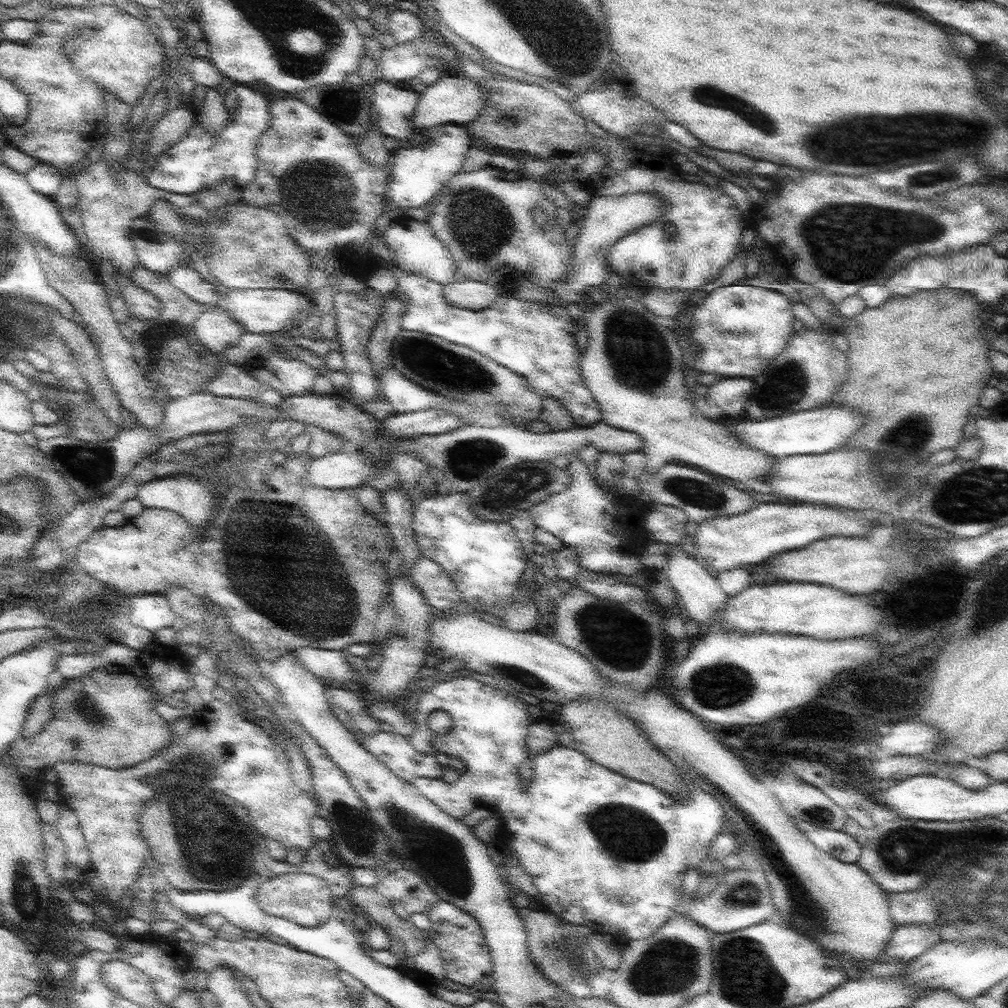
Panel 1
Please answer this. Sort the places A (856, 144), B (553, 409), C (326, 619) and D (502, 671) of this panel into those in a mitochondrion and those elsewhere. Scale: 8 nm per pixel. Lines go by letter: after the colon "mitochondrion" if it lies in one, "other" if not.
A: mitochondrion
B: other
C: mitochondrion
D: mitochondrion

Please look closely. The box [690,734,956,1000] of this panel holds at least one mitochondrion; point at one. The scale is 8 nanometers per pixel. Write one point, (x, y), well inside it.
(797, 894)

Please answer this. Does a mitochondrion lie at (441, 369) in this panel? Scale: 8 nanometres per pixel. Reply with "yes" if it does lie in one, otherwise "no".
yes

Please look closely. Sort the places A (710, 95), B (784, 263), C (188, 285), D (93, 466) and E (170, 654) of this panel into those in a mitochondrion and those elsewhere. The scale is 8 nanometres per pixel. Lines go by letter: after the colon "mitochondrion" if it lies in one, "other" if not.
A: mitochondrion
B: other
C: other
D: mitochondrion
E: other

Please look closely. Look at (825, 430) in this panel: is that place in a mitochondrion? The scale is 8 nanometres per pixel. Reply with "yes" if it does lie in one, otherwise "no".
no

